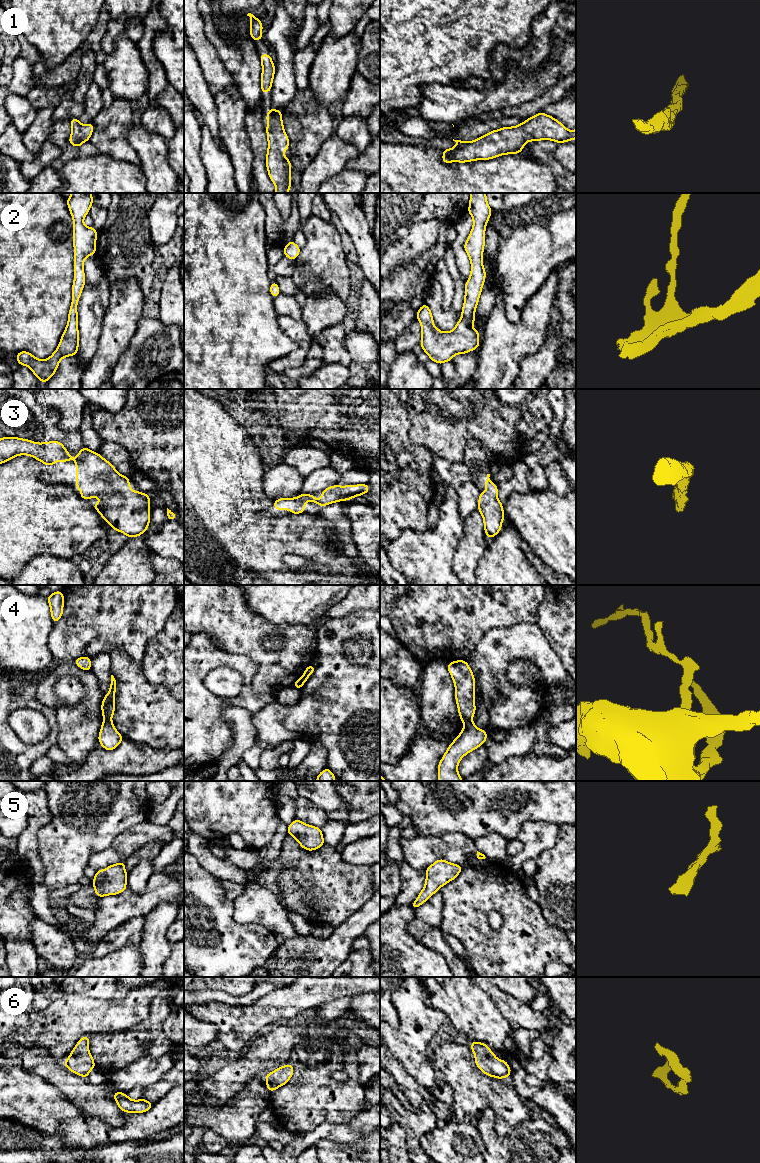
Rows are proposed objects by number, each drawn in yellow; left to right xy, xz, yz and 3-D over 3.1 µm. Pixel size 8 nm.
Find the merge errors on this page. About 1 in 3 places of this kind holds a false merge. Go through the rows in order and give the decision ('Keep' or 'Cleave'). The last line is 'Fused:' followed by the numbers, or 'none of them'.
1: Keep
2: Keep
3: Keep
4: Cleave
5: Keep
6: Keep
Fused: 4

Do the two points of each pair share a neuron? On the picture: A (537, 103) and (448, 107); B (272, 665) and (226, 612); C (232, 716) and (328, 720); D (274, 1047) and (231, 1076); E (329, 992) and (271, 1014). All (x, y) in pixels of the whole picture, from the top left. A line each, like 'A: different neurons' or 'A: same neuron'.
A: different neurons
B: same neuron
C: different neurons
D: same neuron
E: same neuron

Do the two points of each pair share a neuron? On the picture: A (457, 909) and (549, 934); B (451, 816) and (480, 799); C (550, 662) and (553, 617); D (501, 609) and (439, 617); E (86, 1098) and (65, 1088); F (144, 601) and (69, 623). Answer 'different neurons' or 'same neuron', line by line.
A: same neuron
B: same neuron
C: different neurons
D: same neuron
E: same neuron
F: same neuron

